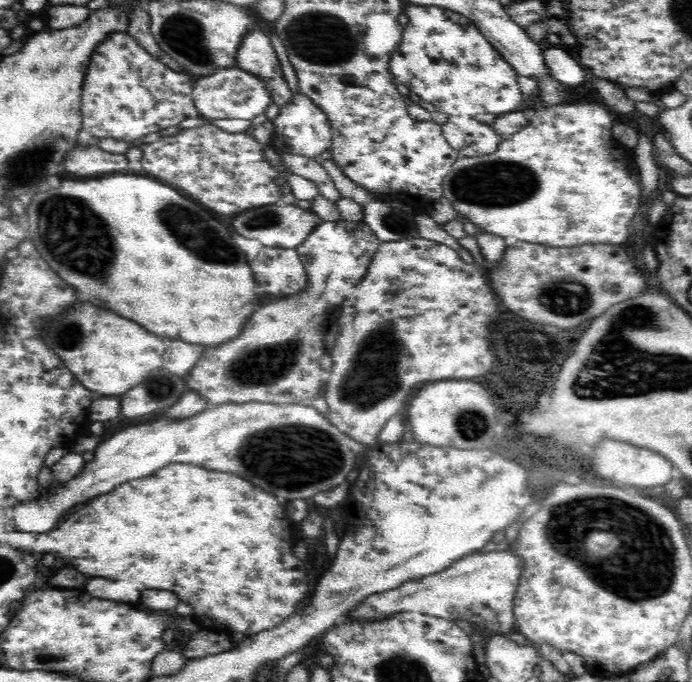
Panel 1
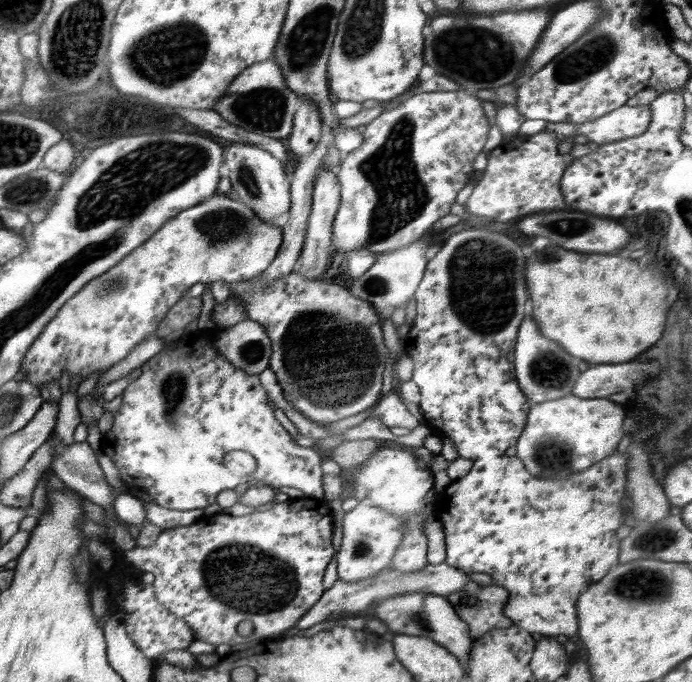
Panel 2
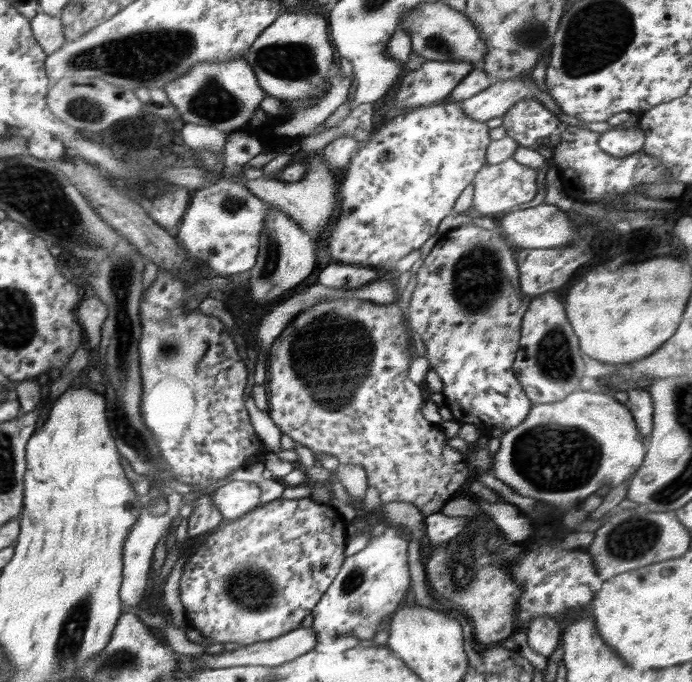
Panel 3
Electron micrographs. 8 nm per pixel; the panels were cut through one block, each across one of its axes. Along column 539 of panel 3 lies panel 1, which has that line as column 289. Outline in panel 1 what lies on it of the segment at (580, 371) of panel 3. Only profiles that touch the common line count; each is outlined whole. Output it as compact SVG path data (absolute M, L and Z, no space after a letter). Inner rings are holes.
M343 217L337 221L323 221L312 230L309 238L300 244L298 251L302 264L306 269L308 286L304 292L280 298L274 304L262 306L256 314L250 316L248 324L238 338L210 346L200 357L194 368L186 376L189 390L195 390L203 396L210 406L228 402L242 404L246 402L264 402L272 404L296 404L309 402L318 397L318 392L324 382L328 382L330 371L321 369L321 358L325 355L324 337L331 320L333 307L342 304L357 287L361 287L362 278L370 268L371 260L376 255L381 241L374 235L372 229L363 222L350 222Z

